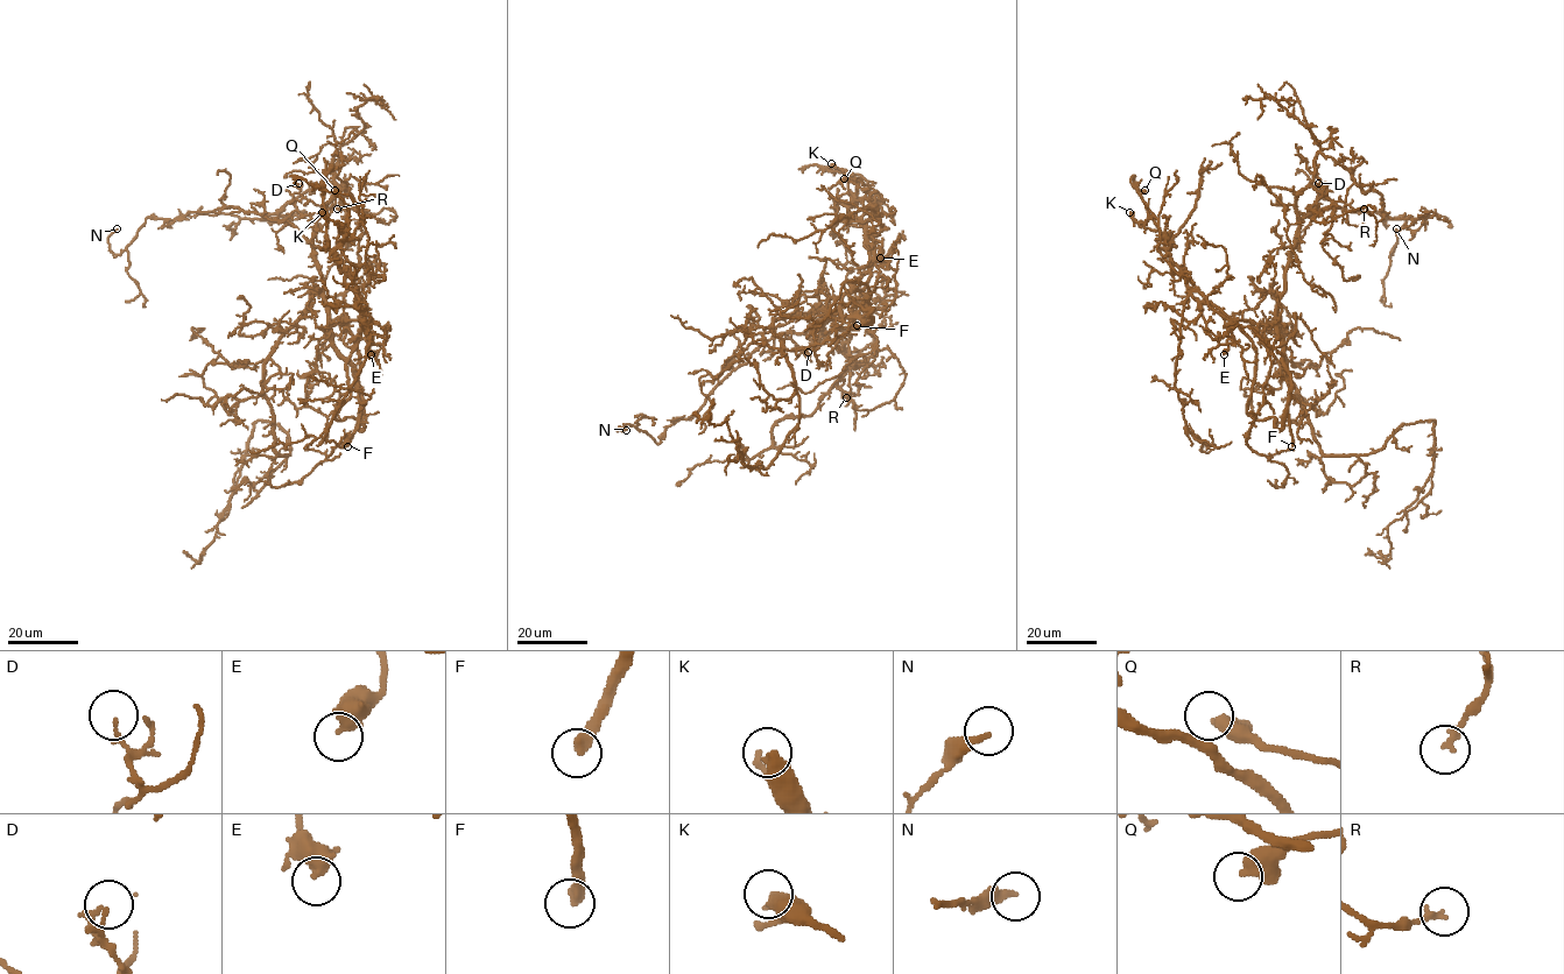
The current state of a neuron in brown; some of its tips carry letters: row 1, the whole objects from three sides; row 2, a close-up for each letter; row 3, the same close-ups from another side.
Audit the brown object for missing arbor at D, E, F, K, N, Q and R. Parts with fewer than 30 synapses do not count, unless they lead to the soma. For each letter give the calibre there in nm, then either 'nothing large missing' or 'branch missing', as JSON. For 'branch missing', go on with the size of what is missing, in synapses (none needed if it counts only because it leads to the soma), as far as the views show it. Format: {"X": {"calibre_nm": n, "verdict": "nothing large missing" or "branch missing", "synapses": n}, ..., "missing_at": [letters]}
{"D": {"calibre_nm": 120, "verdict": "nothing large missing"}, "E": {"calibre_nm": 460, "verdict": "nothing large missing"}, "F": {"calibre_nm": 380, "verdict": "branch missing"}, "K": {"calibre_nm": 440, "verdict": "nothing large missing"}, "N": {"calibre_nm": 320, "verdict": "nothing large missing"}, "Q": {"calibre_nm": 480, "verdict": "nothing large missing"}, "R": {"calibre_nm": 190, "verdict": "nothing large missing"}, "missing_at": ["F"]}

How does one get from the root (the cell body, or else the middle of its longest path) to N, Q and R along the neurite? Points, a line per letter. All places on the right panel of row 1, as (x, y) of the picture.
N: (1281, 327), (1277, 295), (1298, 219), (1329, 207), (1410, 217), (1390, 255), (1396, 228)
Q: (1281, 327), (1279, 294), (1274, 325), (1230, 320), (1176, 273), (1157, 249), (1160, 227), (1141, 198), (1145, 190)
R: (1281, 327), (1277, 295), (1284, 290), (1298, 235), (1298, 195), (1314, 186), (1332, 202), (1364, 209)

